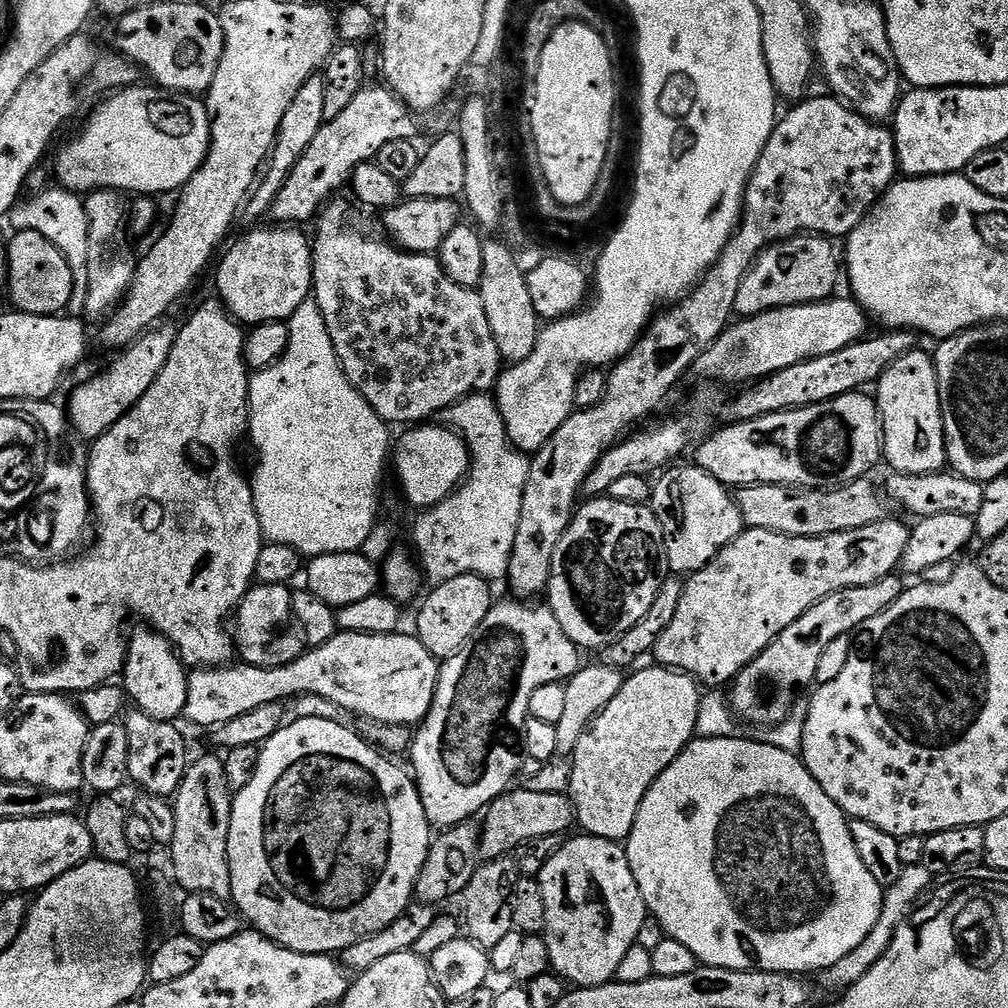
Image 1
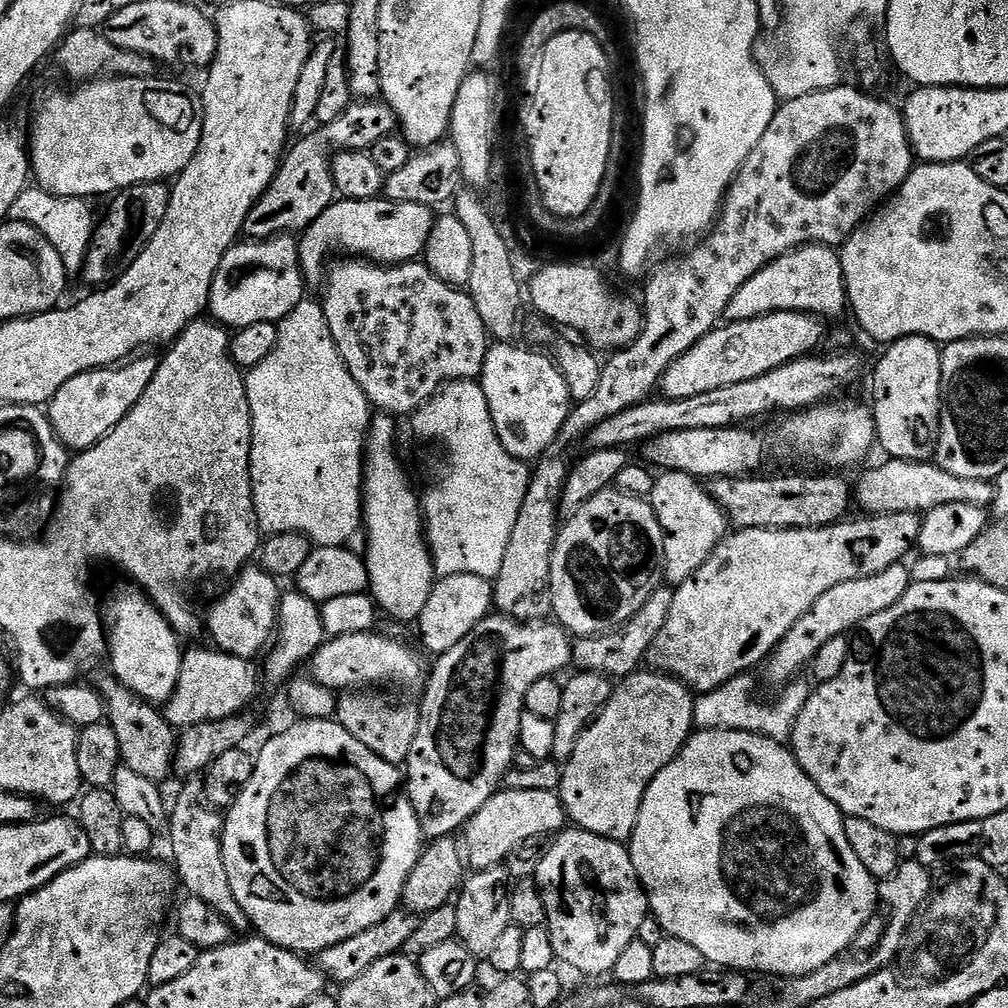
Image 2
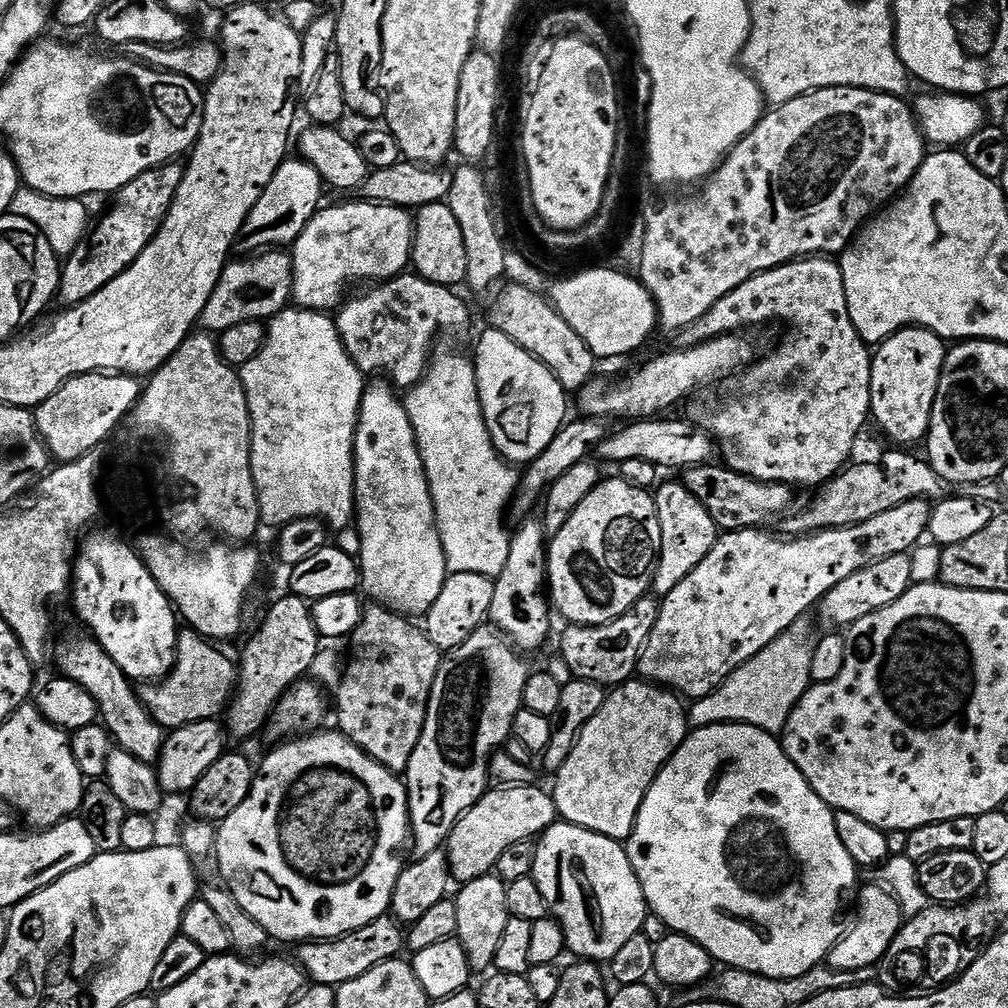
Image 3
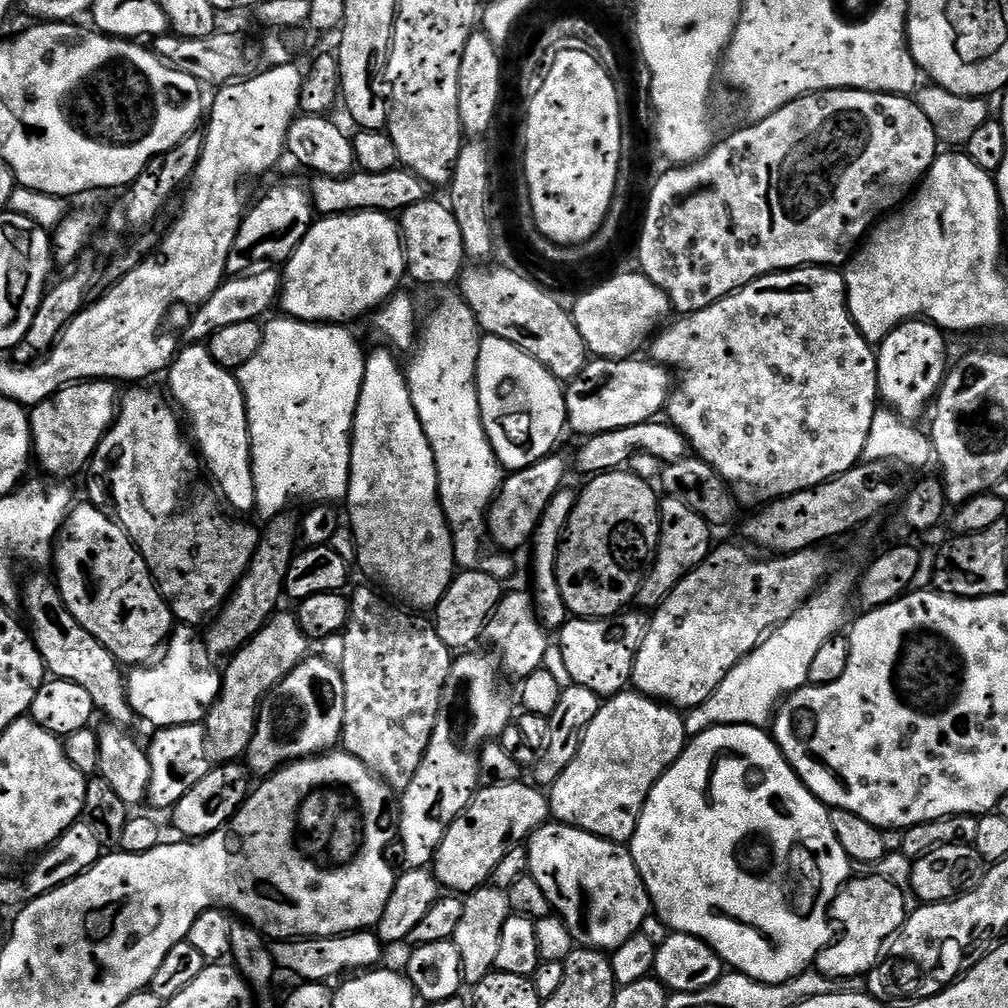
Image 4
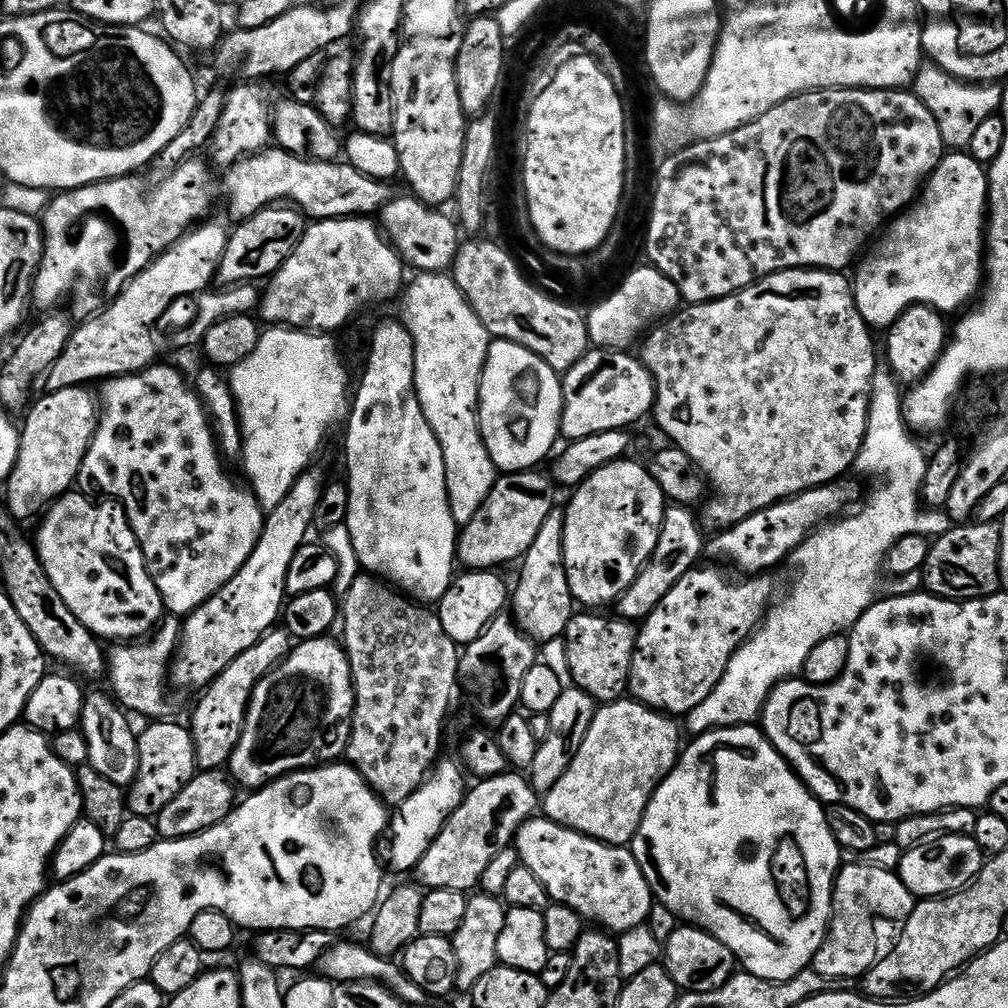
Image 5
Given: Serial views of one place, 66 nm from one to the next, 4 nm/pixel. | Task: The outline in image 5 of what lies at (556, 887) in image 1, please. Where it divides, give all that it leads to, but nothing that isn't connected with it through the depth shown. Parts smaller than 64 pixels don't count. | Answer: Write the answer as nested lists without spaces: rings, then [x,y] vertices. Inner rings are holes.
[[[537,814],[516,831],[514,841],[516,853],[520,856],[523,867],[529,868],[537,876],[538,882],[546,886],[549,901],[566,904],[580,915],[581,921],[599,926],[612,934],[619,934],[636,928],[647,921],[651,914],[654,897],[646,882],[646,874],[642,874],[642,866],[634,858],[631,847],[618,844],[604,844],[581,832],[570,830],[561,824],[555,824],[543,814]]]

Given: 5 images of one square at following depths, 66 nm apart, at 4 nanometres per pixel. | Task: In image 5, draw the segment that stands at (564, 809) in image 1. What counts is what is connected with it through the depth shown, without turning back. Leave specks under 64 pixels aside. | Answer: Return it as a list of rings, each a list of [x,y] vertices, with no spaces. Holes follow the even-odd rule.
[[[509,770],[502,776],[481,780],[473,785],[473,788],[471,785],[467,789],[464,801],[458,810],[454,810],[416,867],[415,879],[425,889],[471,893],[479,885],[482,873],[486,866],[490,866],[490,861],[496,857],[498,850],[509,847],[516,839],[516,831],[537,815],[538,793],[523,775],[515,771]]]

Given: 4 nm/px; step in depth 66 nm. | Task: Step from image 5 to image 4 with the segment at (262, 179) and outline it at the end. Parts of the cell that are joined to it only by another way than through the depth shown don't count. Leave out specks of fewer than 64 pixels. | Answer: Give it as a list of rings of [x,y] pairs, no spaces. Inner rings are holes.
[[[403,166],[382,174],[354,170],[349,176],[316,176],[310,184],[312,203],[321,217],[342,216],[346,212],[387,212],[399,214],[414,202],[429,199],[430,185]]]

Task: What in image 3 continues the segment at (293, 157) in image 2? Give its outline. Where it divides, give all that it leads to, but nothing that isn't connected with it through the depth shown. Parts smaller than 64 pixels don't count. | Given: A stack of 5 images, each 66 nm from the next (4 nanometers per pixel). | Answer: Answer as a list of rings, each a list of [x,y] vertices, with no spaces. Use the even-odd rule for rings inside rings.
[[[285,159],[274,178],[270,178],[270,186],[266,186],[262,198],[258,198],[254,210],[250,210],[238,237],[238,248],[244,251],[241,253],[259,254],[265,250],[280,250],[295,244],[302,230],[306,230],[306,226],[320,211],[320,199],[323,198],[324,192],[326,193],[323,178],[307,160],[292,159]]]

